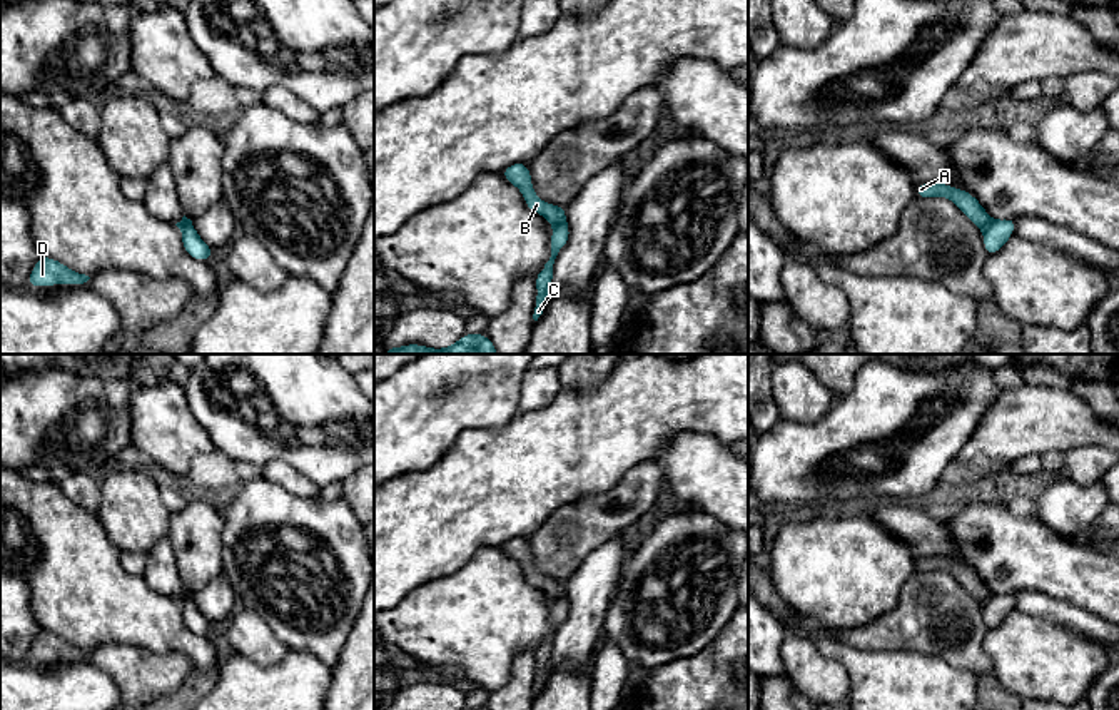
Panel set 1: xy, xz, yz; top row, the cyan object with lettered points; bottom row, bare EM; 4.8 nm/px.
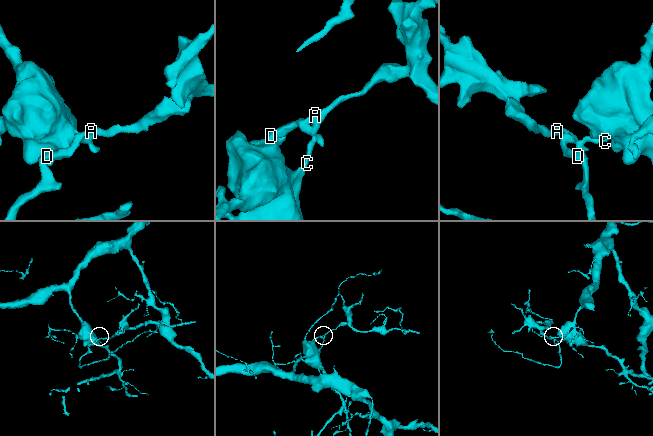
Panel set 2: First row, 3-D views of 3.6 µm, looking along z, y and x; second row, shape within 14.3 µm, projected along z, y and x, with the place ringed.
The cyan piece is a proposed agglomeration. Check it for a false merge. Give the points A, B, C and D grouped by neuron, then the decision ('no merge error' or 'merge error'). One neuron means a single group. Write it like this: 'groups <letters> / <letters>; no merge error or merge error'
groups A B D / C; merge error

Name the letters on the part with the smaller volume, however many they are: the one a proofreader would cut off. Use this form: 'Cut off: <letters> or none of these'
Cut off: A, B, D

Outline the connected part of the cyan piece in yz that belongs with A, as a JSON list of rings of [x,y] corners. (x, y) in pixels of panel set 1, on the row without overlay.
[[[925,556],[915,560],[915,571],[929,573],[937,570],[950,573],[980,605],[985,605],[990,600],[992,593],[987,585],[967,565],[955,563],[942,556]]]

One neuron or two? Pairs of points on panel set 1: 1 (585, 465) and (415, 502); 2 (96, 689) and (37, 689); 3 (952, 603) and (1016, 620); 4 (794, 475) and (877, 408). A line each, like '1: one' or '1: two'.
1: one
2: one
3: two
4: one

